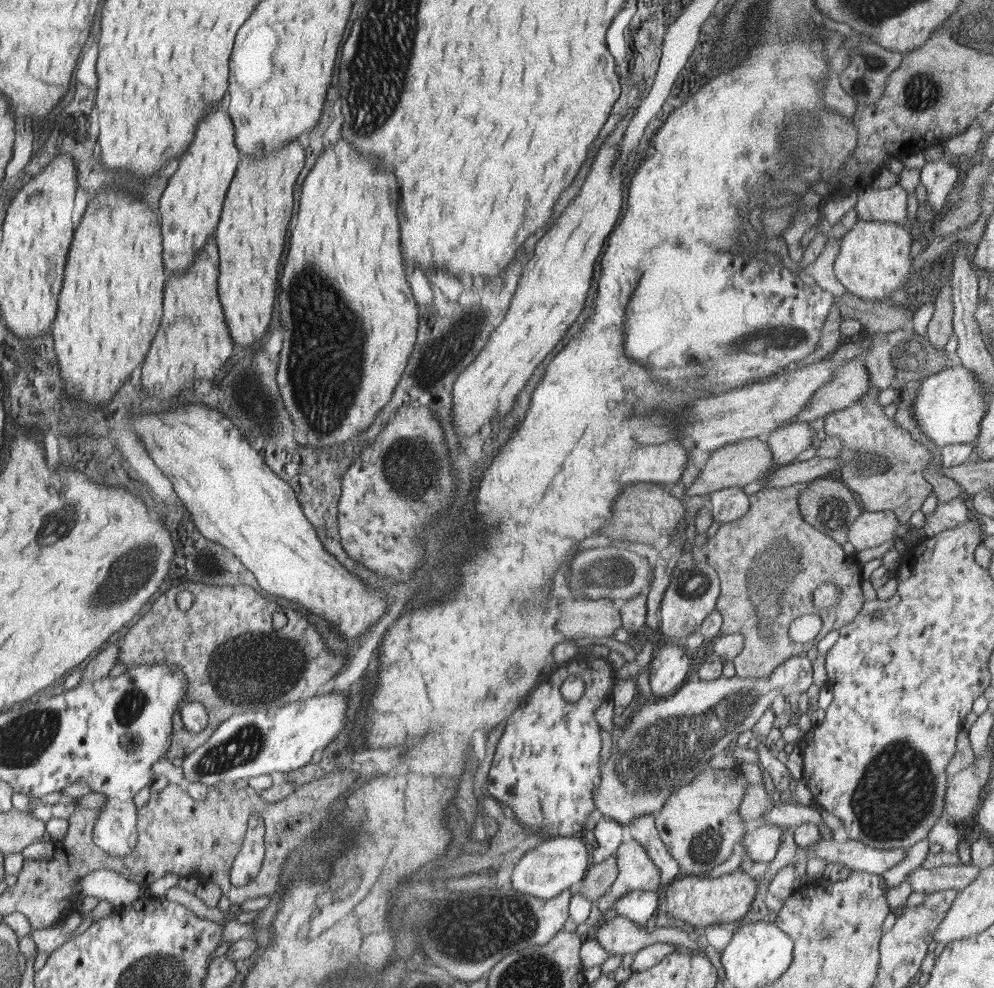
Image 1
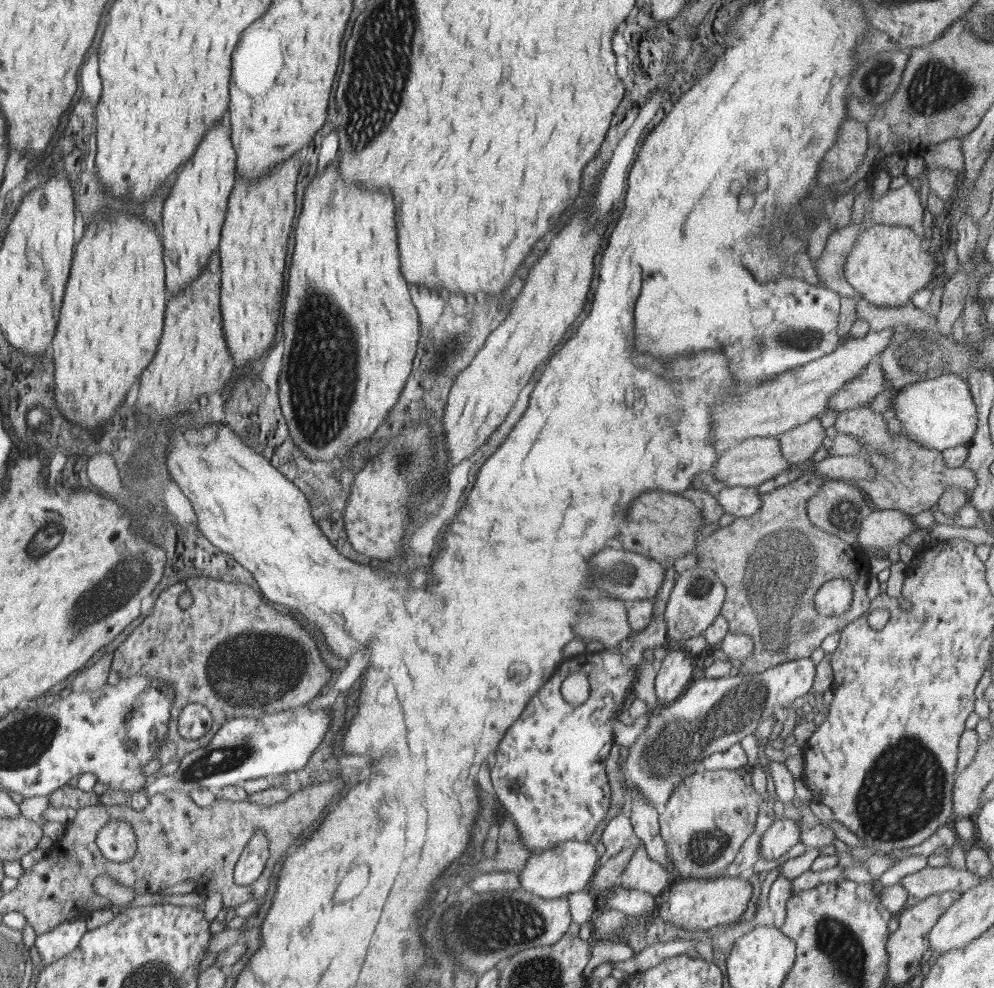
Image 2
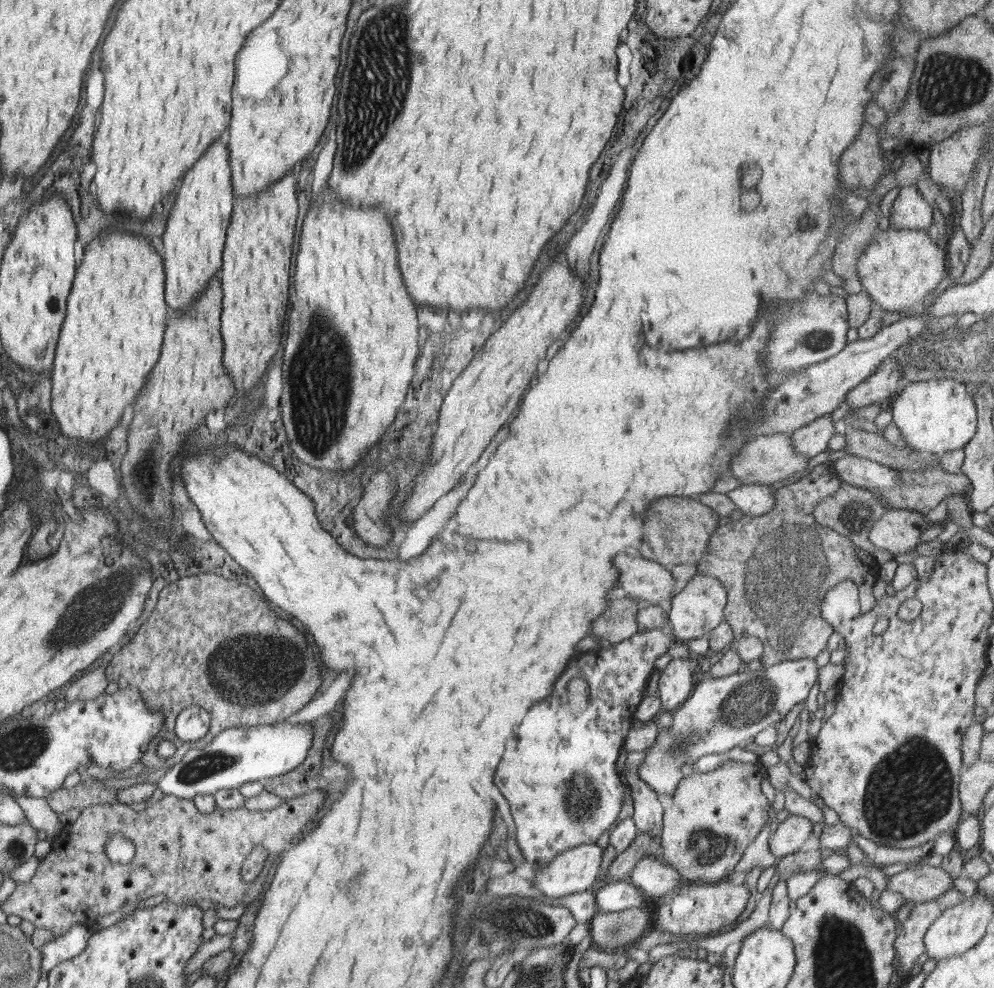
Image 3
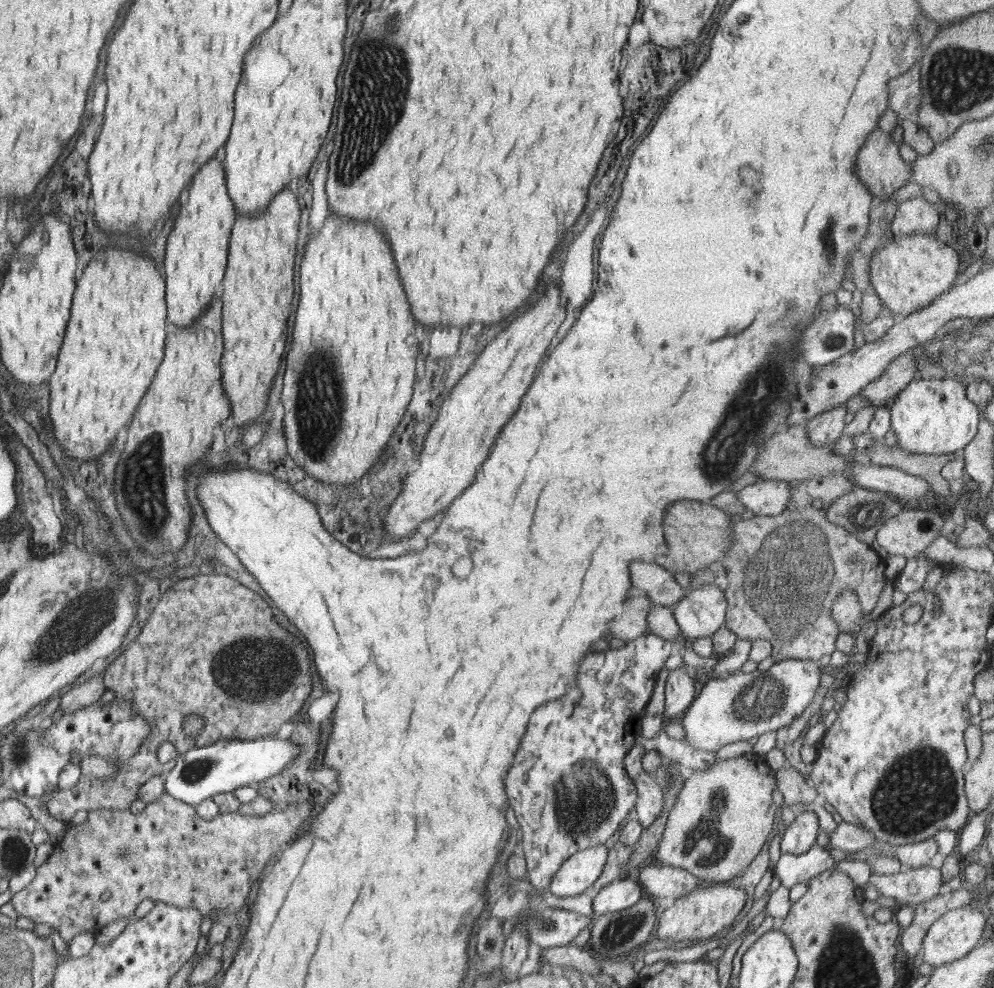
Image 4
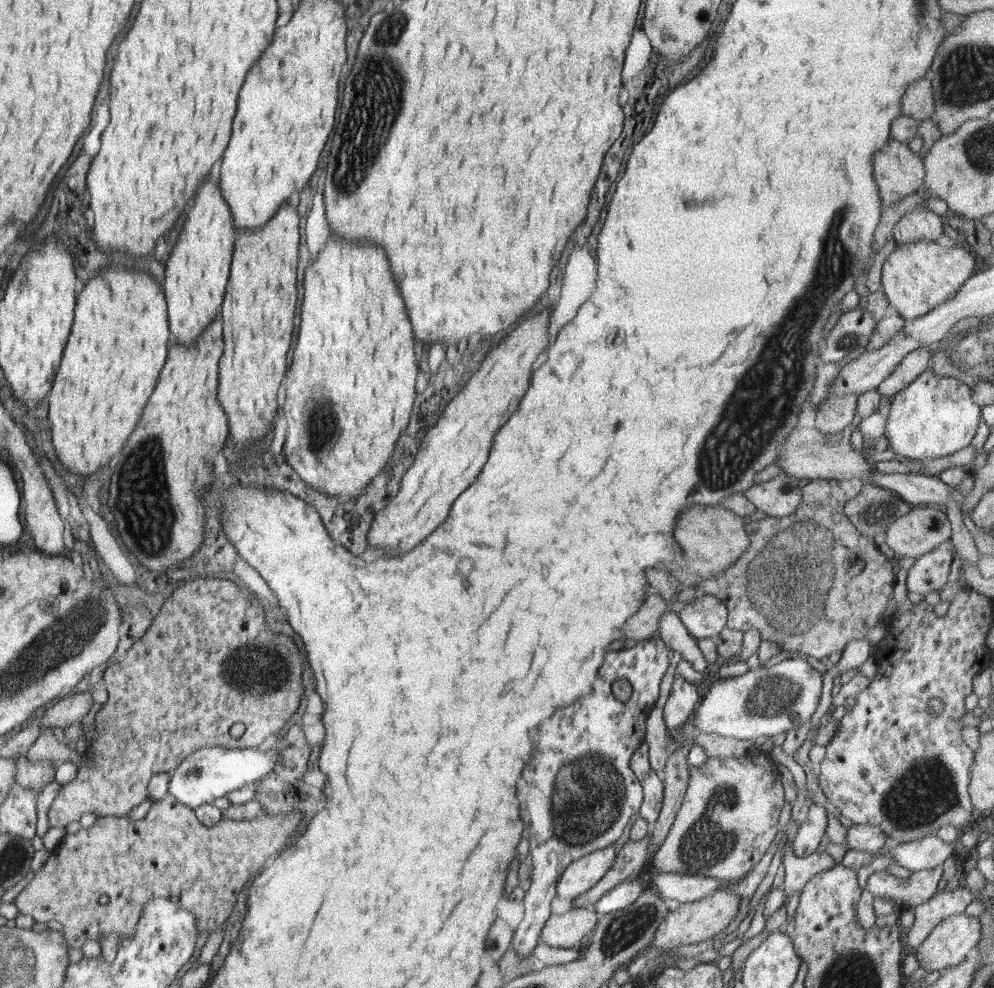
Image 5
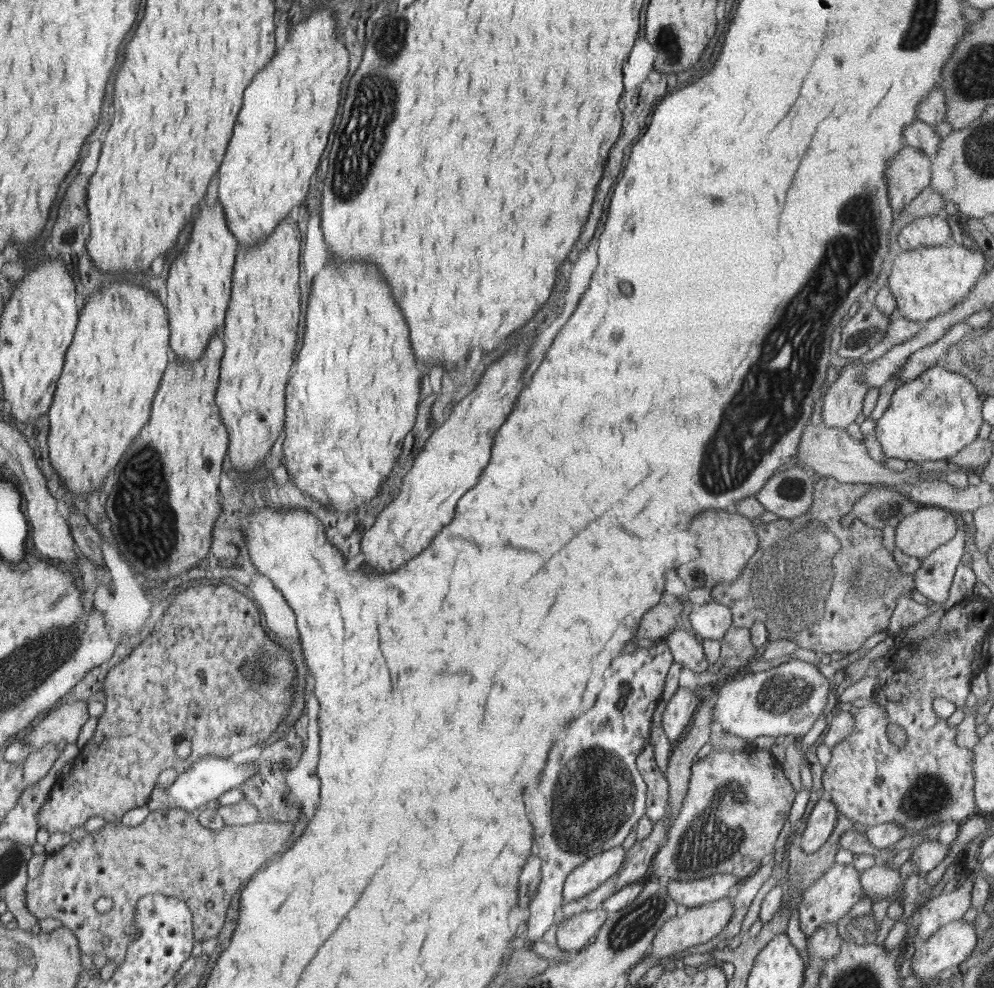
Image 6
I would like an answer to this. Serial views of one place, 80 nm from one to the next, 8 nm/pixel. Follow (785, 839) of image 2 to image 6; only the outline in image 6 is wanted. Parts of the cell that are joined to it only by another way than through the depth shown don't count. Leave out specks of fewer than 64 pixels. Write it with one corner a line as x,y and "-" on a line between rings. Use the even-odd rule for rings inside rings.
820,799
816,803
800,830
800,846
804,853
816,852
830,838
839,813
831,800

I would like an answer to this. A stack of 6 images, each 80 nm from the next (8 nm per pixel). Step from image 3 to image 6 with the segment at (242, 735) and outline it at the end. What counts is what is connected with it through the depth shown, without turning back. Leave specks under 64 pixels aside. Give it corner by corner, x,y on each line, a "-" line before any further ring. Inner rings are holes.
215,754
201,756
200,759
194,759
193,764
187,770
179,773
178,778
168,788
155,787
147,805
151,811
159,808
181,808
192,811
218,799
224,792
242,786
256,771
257,767
252,763
236,765
229,759
226,760
224,756
215,756

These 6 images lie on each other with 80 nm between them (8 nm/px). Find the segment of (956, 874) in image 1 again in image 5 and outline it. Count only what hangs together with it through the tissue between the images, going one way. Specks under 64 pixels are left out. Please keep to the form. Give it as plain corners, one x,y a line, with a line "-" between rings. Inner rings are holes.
942,866
913,872
907,881
887,871
878,871
869,876
865,888
874,897
880,896
893,902
903,900
913,908
937,894
941,876

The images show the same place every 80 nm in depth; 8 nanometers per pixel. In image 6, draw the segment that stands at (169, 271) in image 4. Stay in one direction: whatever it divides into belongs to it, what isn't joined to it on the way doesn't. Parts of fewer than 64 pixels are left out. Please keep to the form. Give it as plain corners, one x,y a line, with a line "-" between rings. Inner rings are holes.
218,200
213,204
207,202
200,202
199,208
201,209
193,219
194,225
188,246
180,252
170,267
167,286
167,309
168,316
171,319
170,336
171,347
174,349
177,358
185,360
185,362
194,362
200,360
200,357
207,350
208,343
211,342
213,335
217,332
222,334
225,320
226,311
228,310
228,303
231,297
233,266
235,263
236,255
240,250
239,240
236,239
234,233
227,224
226,209

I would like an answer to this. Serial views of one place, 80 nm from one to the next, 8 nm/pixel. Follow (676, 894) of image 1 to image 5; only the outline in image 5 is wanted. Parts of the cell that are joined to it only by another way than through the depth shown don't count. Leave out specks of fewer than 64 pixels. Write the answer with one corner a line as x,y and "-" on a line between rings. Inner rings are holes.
724,886
708,898
685,902
679,905
678,909
669,911
664,920
657,926
652,946
668,952
683,945
701,944
719,934
723,935
724,928
735,917
739,906
740,896
735,893
732,886

